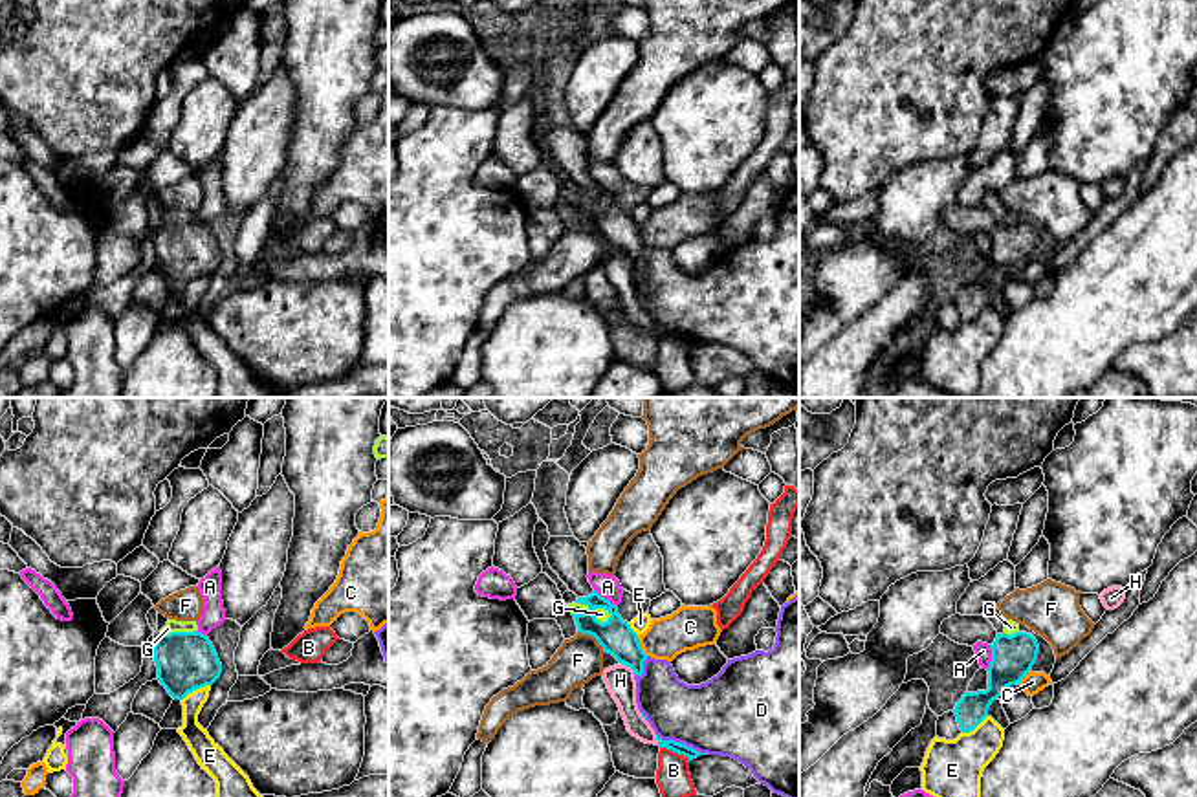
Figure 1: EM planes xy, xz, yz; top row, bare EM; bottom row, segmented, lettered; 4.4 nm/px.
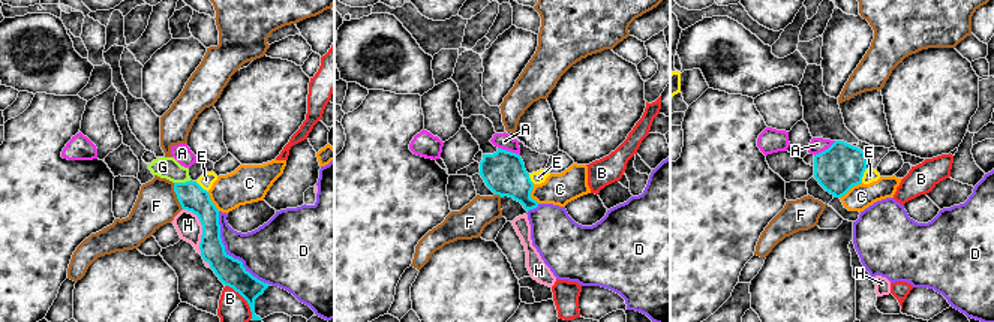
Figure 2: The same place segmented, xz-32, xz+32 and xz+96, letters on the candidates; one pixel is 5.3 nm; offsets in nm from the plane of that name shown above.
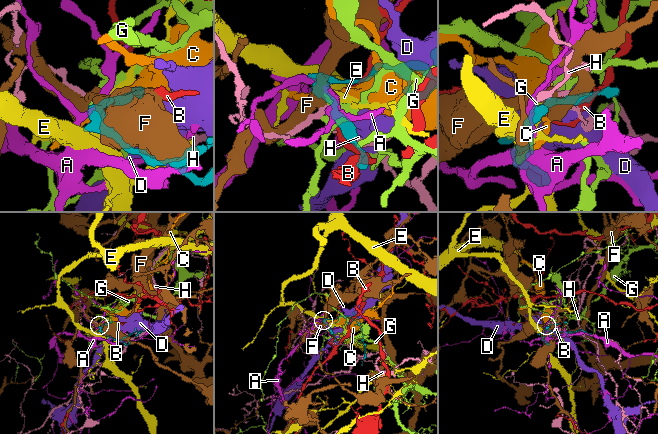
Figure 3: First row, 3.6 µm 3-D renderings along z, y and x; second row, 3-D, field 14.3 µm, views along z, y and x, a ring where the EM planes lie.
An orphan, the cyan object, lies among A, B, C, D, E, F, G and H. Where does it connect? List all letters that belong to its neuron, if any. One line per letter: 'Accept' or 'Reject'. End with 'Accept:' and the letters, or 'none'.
A: Reject
B: Reject
C: Reject
D: Reject
E: Reject
F: Reject
G: Reject
H: Reject
Accept: none

